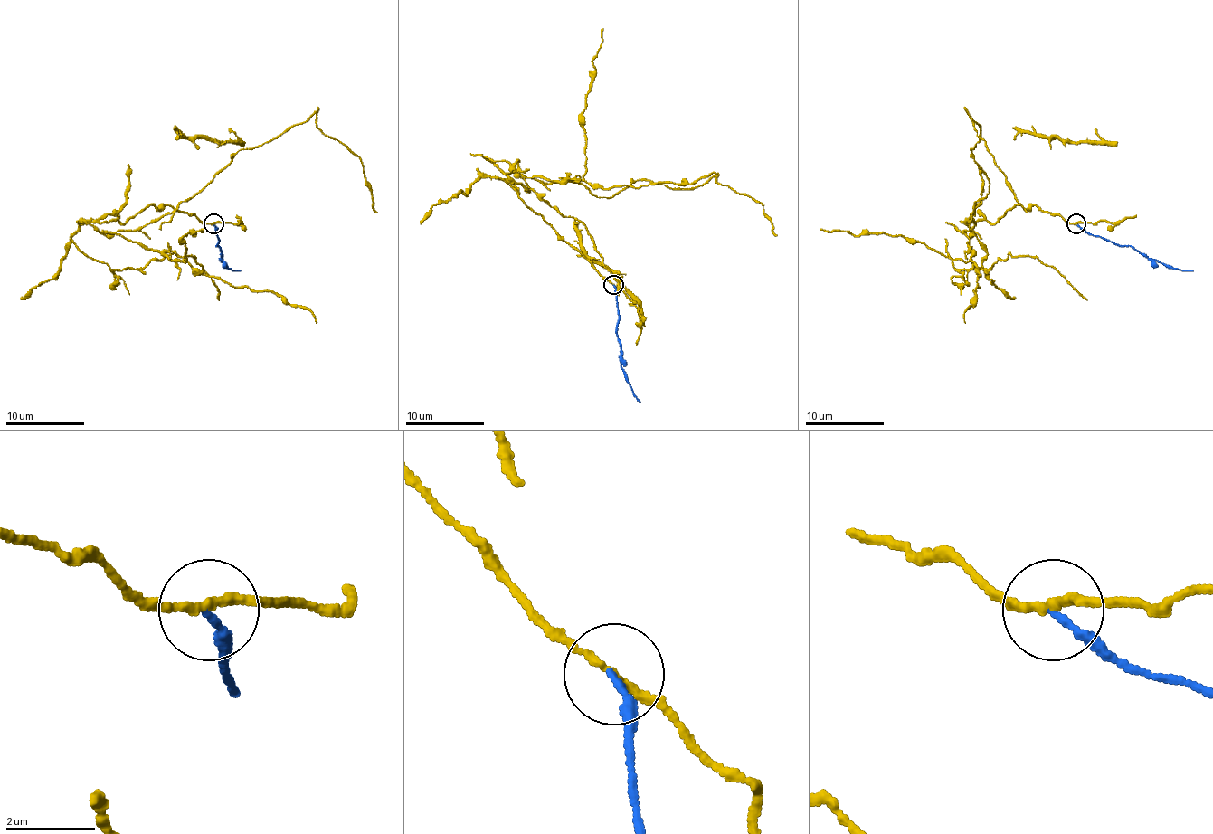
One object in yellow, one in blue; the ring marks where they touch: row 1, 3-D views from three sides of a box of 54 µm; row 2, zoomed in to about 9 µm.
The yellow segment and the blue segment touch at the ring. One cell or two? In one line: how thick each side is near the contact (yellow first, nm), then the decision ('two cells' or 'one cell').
180 nm thick on the yellow side, 150 nm on the other; two cells

